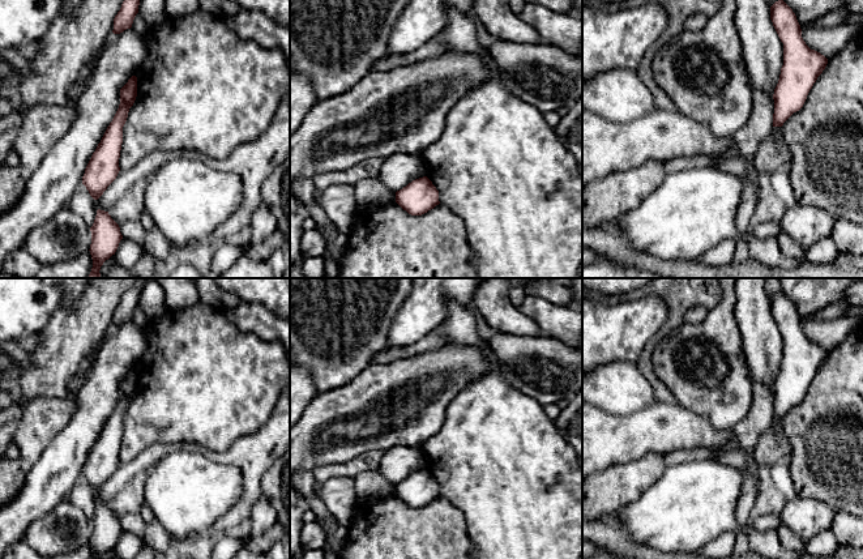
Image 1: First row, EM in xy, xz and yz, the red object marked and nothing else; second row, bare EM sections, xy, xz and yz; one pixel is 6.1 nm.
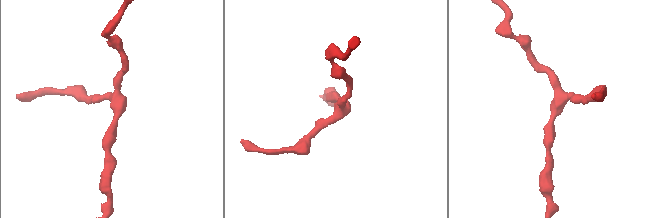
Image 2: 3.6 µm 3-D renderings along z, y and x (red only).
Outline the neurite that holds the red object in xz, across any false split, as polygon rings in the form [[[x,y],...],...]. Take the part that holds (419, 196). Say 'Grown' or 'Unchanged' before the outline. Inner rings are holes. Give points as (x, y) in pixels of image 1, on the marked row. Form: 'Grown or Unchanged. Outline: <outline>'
Unchanged. Outline: [[[423,176],[397,191],[396,202],[411,216],[422,216],[440,204],[439,191]]]

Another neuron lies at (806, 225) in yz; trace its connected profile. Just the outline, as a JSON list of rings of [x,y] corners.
[[[795,204],[783,214],[779,226],[782,232],[807,251],[815,243],[830,236],[836,221],[823,209]]]

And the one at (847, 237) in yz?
[[[837,219],[830,234],[839,253],[863,255],[863,226],[847,219]]]

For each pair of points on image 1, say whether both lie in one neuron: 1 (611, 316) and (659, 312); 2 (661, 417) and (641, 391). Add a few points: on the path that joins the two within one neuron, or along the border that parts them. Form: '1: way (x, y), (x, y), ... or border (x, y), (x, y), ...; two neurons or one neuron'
1: way (623, 316), (645, 316), (648, 314); one neuron
2: border (656, 400), (623, 414); two neurons

